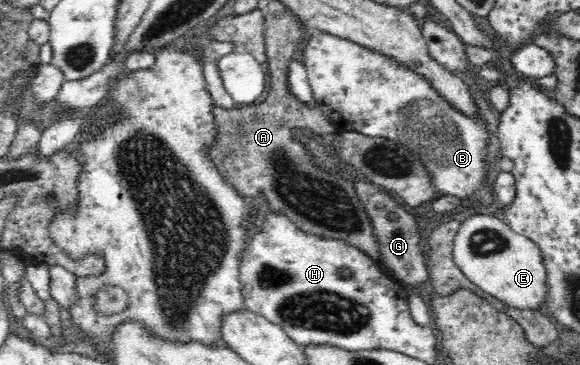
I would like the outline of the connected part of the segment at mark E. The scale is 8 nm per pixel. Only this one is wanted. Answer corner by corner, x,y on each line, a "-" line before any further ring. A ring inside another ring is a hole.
474,214
461,221
460,227
452,239
452,260
466,278
480,290
490,293
496,299
512,307
538,309
546,301
546,268
542,264
540,247
534,243
534,240
515,232
496,215

